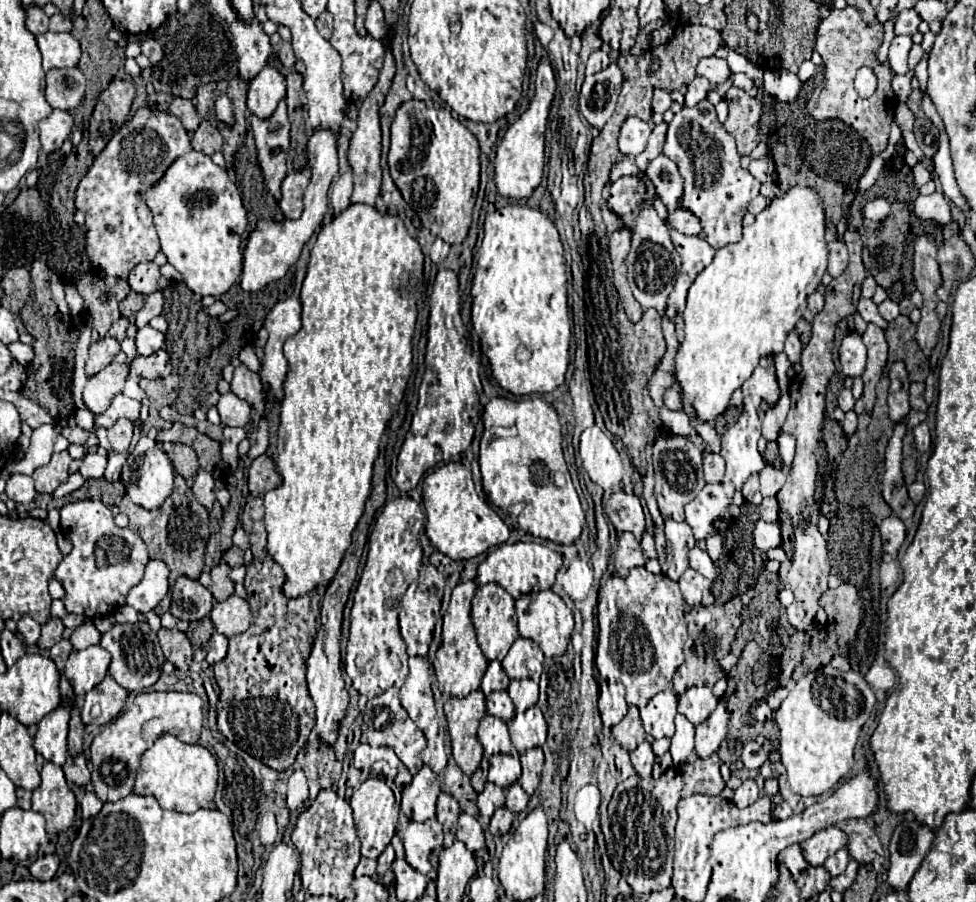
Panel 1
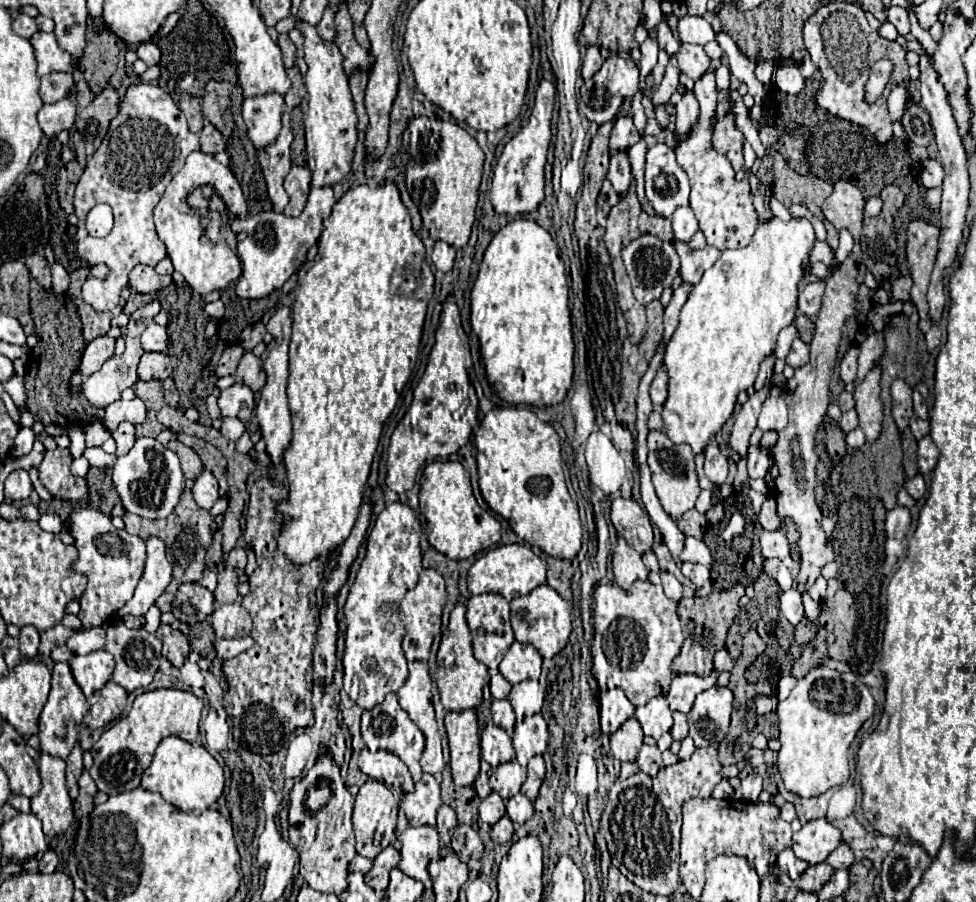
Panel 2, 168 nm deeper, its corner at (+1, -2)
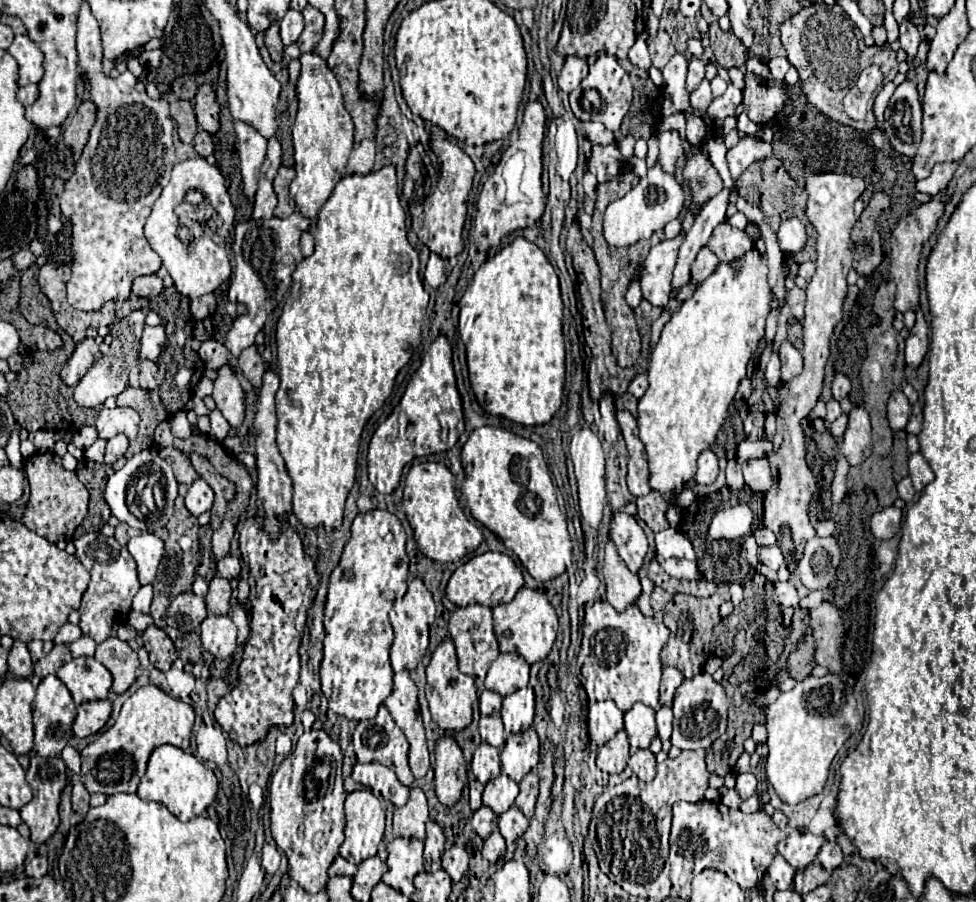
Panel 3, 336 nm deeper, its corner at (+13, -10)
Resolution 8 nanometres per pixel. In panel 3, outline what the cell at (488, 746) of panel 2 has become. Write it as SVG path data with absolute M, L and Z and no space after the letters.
M481 742L471 760L471 772L481 782L487 784L489 780L499 776L499 750L491 744Z

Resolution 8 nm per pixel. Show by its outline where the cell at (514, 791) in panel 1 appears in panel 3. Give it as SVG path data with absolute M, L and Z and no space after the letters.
M517 806L509 808L499 816L499 832L507 842L515 842L517 838L521 838L527 826L529 826L529 820L523 816L523 812Z

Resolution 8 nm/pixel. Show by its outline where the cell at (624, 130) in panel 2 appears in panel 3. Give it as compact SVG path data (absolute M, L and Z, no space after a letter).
M583 122L583 128L587 132L587 138L593 142L593 144L611 144L615 142L615 136L613 132L609 132L601 122Z

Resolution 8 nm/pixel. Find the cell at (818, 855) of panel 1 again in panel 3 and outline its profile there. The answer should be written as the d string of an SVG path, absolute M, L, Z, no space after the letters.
M795 828L785 840L777 844L777 852L797 870L809 866L823 844L823 836L811 834L807 828Z

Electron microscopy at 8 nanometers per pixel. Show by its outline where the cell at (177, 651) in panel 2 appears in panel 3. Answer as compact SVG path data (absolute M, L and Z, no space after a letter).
M149 626L143 630L141 634L141 640L143 640L143 646L145 650L149 652L149 660L155 668L159 670L169 670L171 664L175 662L177 658L177 652L175 652L175 646L171 642L171 638L157 626Z

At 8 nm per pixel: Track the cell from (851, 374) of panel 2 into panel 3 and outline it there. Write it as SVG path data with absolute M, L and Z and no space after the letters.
M837 374L833 380L833 398L837 402L841 402L843 398L847 398L847 394L851 392L851 382L845 374Z

